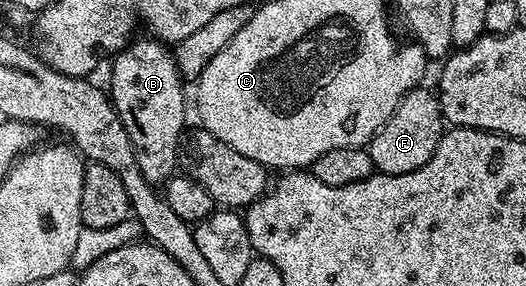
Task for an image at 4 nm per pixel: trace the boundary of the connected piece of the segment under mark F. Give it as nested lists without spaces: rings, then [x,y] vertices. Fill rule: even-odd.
[[[419,85],[408,92],[392,117],[388,117],[388,121],[370,140],[368,150],[375,172],[383,175],[412,173],[432,157],[444,130],[444,120],[437,94],[433,90],[425,91],[424,88],[425,86]]]

